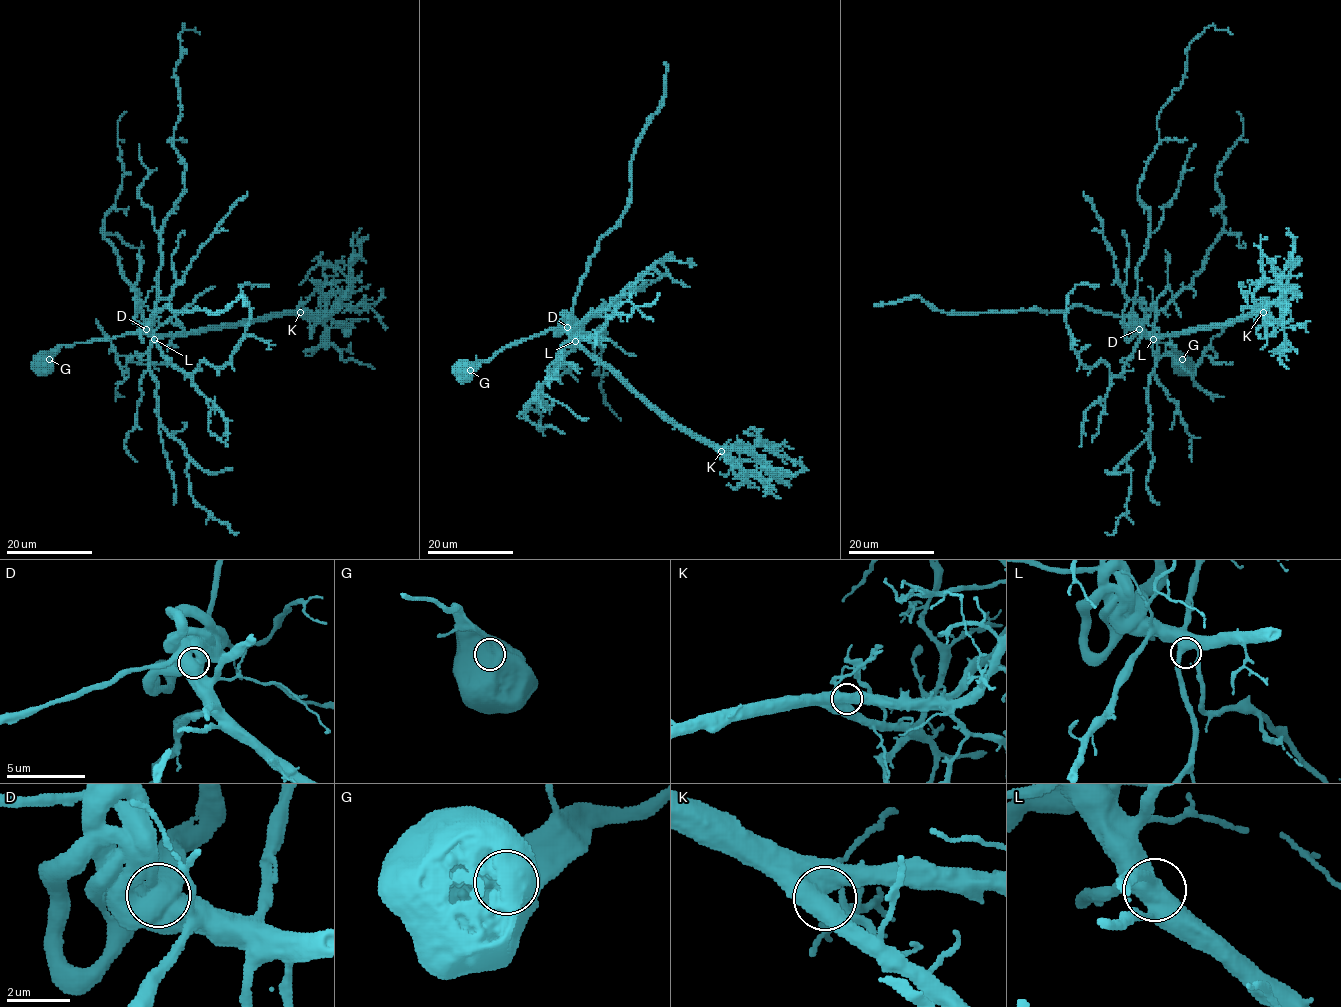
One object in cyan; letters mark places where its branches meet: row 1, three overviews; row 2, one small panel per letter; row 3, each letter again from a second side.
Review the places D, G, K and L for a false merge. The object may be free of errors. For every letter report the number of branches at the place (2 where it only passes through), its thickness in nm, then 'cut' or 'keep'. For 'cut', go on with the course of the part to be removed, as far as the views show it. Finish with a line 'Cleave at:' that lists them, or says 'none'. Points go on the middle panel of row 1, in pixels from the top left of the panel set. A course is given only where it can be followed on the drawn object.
D: 2 | 850 nm | keep
G: 2 | 1000 nm | keep
K: 3 | 500 nm | keep
L: 3 | 440 nm | keep
Cleave at: none

